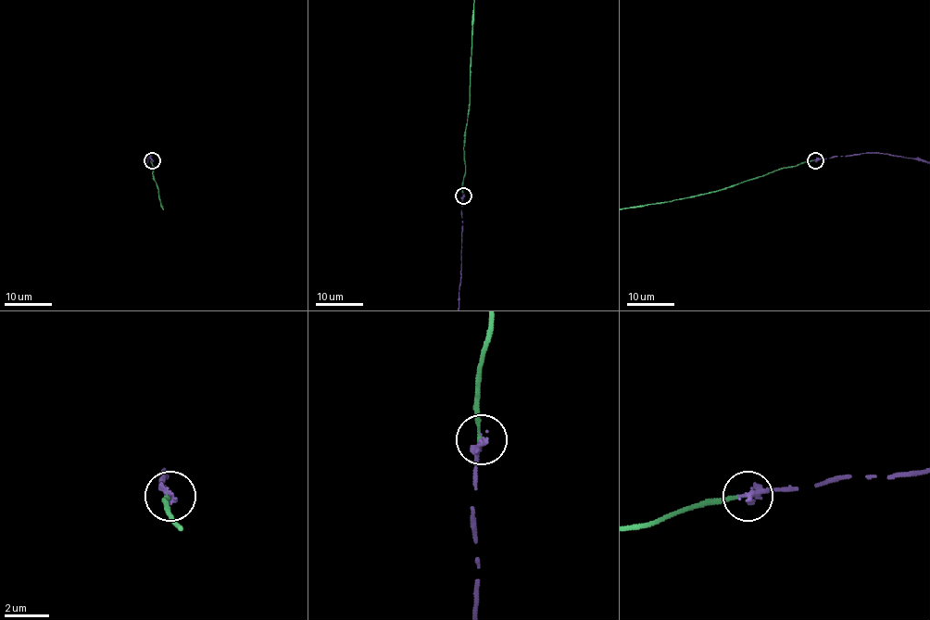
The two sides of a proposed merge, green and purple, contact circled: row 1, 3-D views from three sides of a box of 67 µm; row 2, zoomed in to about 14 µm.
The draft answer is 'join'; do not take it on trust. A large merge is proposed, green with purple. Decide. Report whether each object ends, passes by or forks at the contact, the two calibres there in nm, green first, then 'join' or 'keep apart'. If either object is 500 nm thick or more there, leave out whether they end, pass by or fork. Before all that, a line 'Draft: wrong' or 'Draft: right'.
Draft: right
green ends there; purple ends there; 150 nm thick on the green side, 320 nm on the other; join

